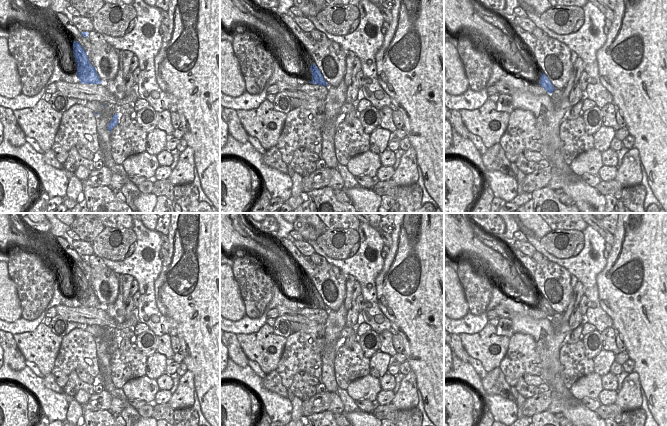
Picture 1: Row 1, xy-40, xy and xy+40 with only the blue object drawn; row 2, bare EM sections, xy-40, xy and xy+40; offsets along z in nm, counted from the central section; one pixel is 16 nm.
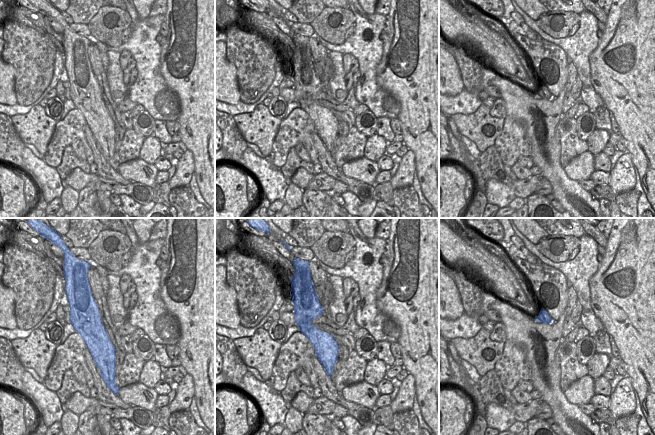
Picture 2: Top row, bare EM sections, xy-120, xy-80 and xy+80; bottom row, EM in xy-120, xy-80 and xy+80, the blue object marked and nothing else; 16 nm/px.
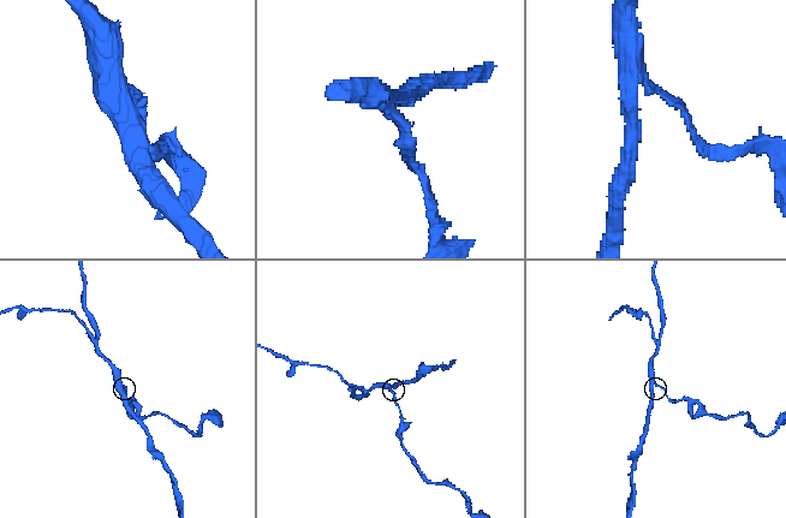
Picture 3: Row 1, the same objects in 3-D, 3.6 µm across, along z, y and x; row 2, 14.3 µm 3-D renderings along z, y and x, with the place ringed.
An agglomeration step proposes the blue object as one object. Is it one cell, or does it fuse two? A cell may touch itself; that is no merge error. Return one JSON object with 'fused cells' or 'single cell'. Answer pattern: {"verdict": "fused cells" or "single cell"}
{"verdict": "fused cells"}

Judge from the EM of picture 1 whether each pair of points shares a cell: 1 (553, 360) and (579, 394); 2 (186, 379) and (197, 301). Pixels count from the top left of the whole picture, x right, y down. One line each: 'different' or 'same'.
1: different
2: different

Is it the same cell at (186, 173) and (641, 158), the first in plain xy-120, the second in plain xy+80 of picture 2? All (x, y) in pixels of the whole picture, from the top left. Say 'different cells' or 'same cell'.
different cells

